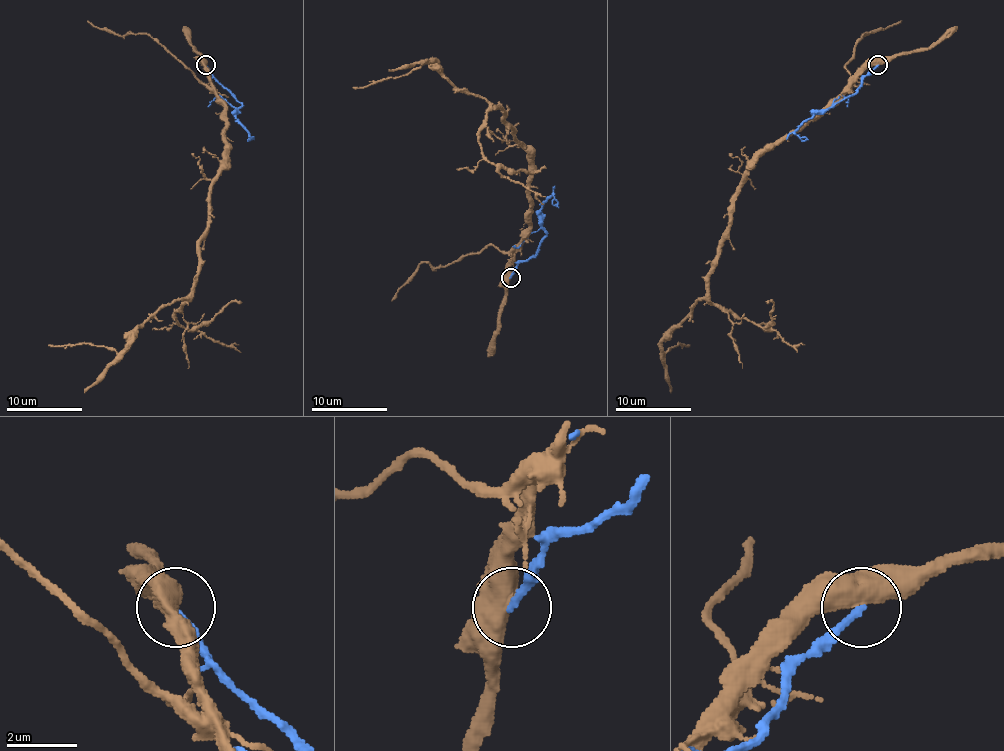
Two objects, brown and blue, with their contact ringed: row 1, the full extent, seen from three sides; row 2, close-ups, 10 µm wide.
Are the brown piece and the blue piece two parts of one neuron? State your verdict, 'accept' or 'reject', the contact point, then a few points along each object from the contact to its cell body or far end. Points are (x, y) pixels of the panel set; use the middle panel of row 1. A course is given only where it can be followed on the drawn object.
reject; place (510, 277); course brown (511, 277), (514, 247), (529, 226), (529, 154), (501, 109), (465, 94), (431, 62), (352, 86); course blue (511, 277), (520, 263), (537, 252), (544, 235), (541, 205), (552, 194), (558, 207)

